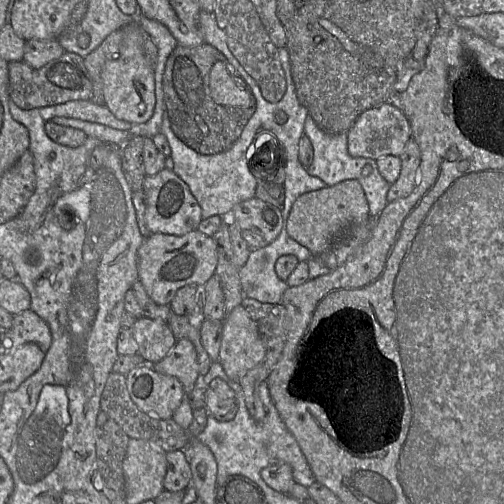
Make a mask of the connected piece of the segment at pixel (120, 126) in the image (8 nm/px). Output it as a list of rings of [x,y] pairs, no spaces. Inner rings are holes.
[[[70,101],[64,104],[39,108],[45,122],[54,117],[66,117],[109,126],[120,131],[130,131],[134,124],[117,119],[106,105],[92,101]]]

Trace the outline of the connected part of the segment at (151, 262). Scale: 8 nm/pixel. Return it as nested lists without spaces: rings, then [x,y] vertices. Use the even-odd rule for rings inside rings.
[[[198,229],[184,235],[151,233],[138,249],[138,276],[156,303],[168,305],[176,291],[189,284],[204,286],[215,274],[218,256],[212,236]]]

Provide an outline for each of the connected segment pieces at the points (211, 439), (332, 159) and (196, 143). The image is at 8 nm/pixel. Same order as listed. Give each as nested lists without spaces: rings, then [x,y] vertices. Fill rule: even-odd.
[[[219,361],[211,363],[210,369],[204,378],[204,398],[210,382],[215,378],[223,379],[235,392],[238,400],[238,411],[233,420],[223,422],[209,414],[206,427],[197,436],[197,439],[212,451],[216,459],[217,485],[231,475],[242,475],[261,485],[260,483],[265,483],[260,474],[261,470],[277,463],[286,463],[291,466],[296,483],[307,488],[314,483],[316,478],[298,442],[281,419],[270,395],[268,383],[265,381],[259,385],[260,399],[266,408],[267,415],[262,422],[257,422],[251,417],[246,407],[240,383],[227,376]]]
[[[307,116],[304,123],[304,134],[313,146],[313,161],[306,168],[307,173],[317,177],[330,187],[342,181],[354,179],[362,186],[369,205],[369,215],[376,218],[389,203],[387,193],[391,186],[379,173],[376,160],[363,157],[352,157],[347,149],[347,134],[328,134],[321,130],[311,116]]]
[[[208,43],[194,47],[177,45],[167,59],[162,88],[165,112],[173,133],[186,146],[202,155],[219,154],[230,149],[238,141],[256,110],[256,100],[248,84],[226,57]]]

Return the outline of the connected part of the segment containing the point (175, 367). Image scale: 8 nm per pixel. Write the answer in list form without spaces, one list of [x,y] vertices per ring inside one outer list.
[[[185,338],[177,340],[163,359],[149,365],[161,374],[176,377],[182,383],[186,395],[193,389],[200,375],[195,346]]]

